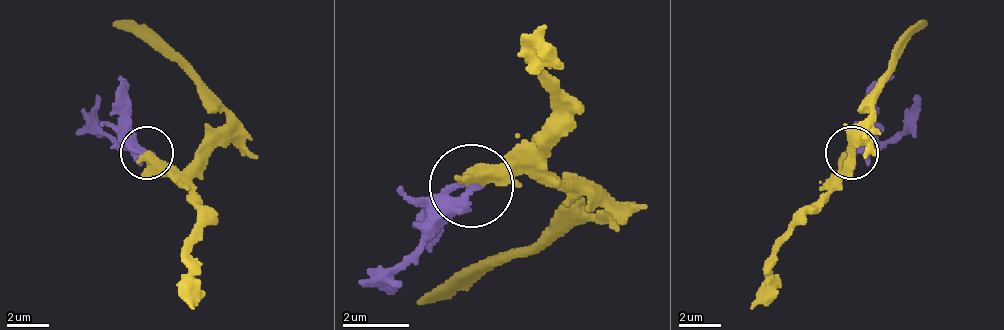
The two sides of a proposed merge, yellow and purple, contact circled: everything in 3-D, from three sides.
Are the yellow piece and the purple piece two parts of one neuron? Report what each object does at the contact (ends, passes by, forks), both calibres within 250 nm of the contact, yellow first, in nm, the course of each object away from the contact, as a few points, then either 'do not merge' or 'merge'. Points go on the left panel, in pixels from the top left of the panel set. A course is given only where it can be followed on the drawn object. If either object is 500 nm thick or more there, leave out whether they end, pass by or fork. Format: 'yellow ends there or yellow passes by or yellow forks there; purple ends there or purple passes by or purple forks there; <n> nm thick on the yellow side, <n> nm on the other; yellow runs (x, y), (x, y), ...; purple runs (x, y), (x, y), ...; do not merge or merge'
yellow passes by; purple ends there; 360 nm thick on the yellow side, 360 nm on the other; yellow runs (145, 151), (182, 167), (225, 120), (151, 46), (114, 19); purple runs (145, 151), (124, 151), (103, 130), (98, 93); merge

